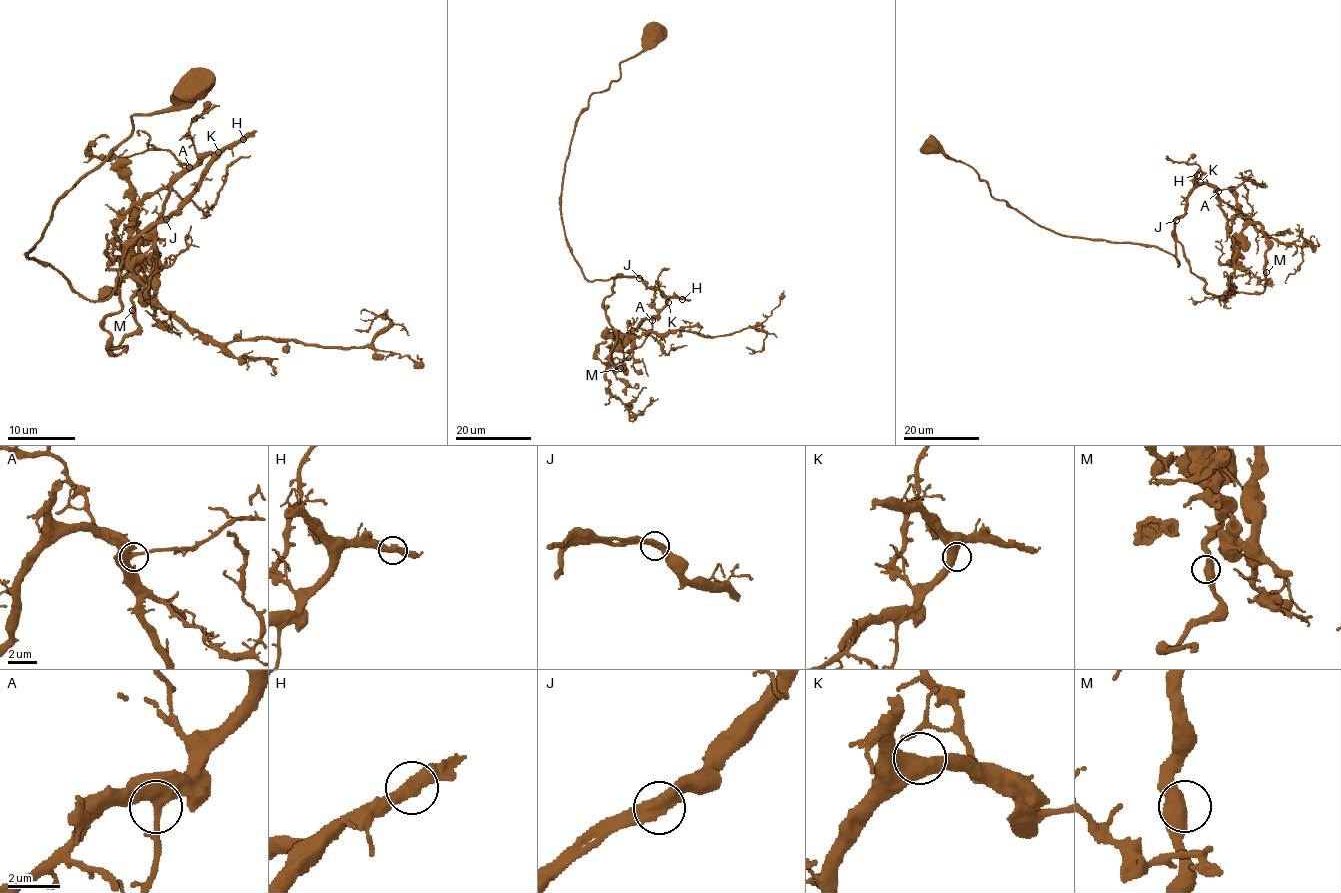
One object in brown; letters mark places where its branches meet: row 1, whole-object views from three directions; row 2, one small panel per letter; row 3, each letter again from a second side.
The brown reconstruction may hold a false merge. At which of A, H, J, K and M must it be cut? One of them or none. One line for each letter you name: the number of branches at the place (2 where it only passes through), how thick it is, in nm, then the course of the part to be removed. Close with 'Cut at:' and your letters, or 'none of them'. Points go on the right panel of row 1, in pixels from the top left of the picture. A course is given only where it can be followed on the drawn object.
Cut at: none of them

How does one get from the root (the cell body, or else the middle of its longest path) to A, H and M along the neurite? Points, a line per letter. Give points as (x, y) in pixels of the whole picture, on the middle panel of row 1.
A: (654, 31), (589, 97), (561, 189), (583, 276), (656, 287), (665, 306), (652, 320)
H: (654, 31), (580, 115), (562, 174), (561, 216), (566, 245), (586, 279), (638, 277), (682, 299)
M: (654, 31), (589, 97), (561, 189), (583, 276), (614, 278), (603, 307), (620, 368)

